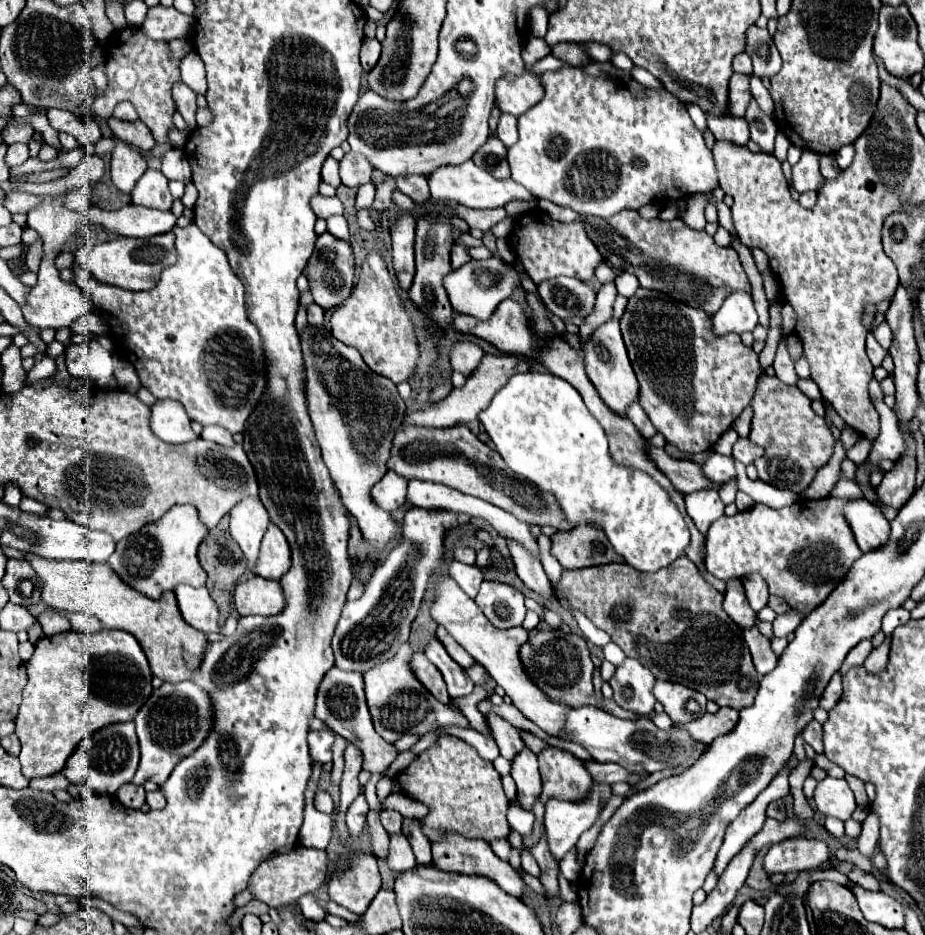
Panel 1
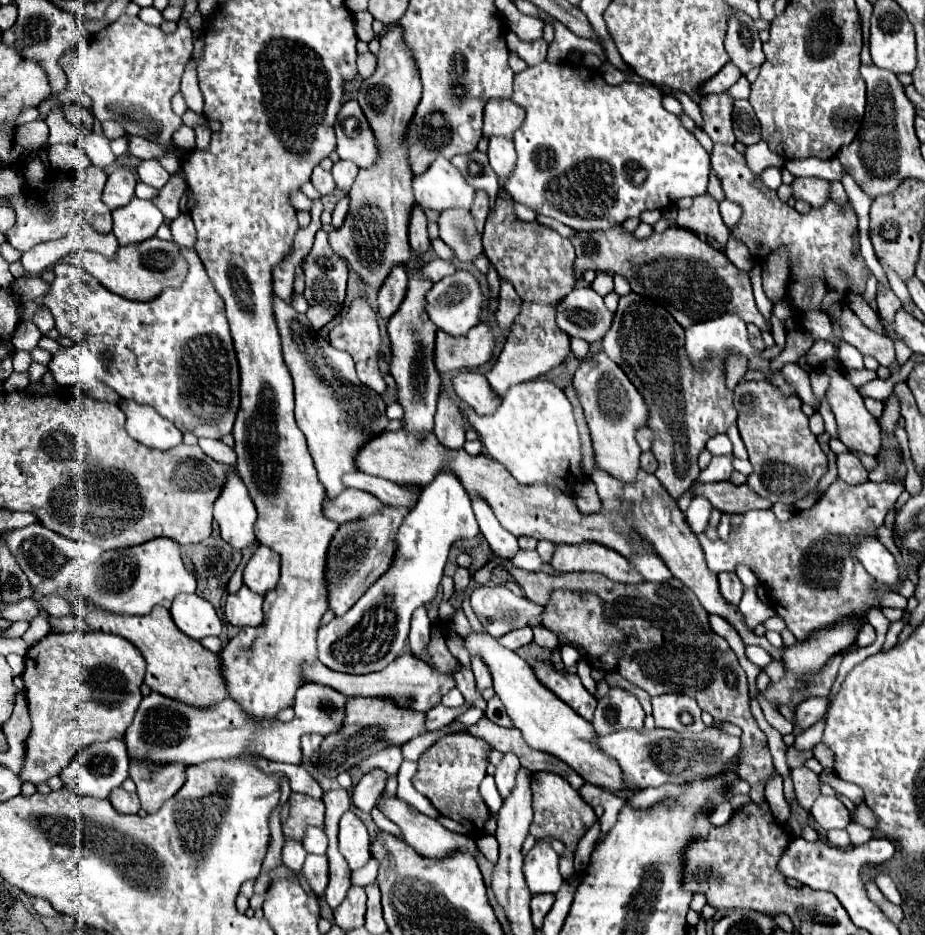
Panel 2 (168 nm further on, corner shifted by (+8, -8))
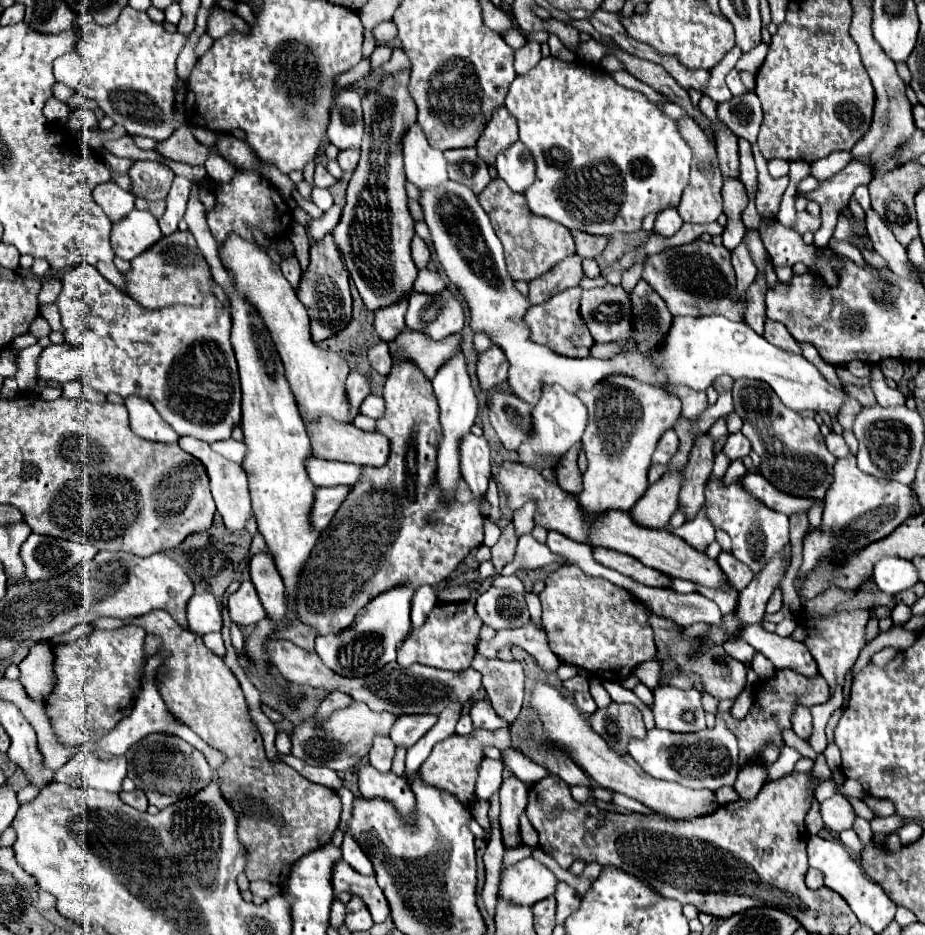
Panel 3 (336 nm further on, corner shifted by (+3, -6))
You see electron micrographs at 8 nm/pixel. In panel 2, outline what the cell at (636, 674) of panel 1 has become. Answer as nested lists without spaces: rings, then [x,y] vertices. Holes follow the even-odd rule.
[[[611,686],[609,694],[603,696],[597,704],[593,728],[597,734],[609,734],[609,730],[619,728],[643,728],[645,712],[635,694],[625,688]]]

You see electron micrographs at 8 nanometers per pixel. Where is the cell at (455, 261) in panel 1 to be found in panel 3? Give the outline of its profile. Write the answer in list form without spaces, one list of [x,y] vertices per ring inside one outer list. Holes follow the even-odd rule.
[[[420,270],[418,272],[418,278],[414,282],[414,290],[416,292],[422,292],[422,294],[432,294],[432,296],[438,296],[442,290],[444,290],[444,280],[442,276],[436,272],[436,270]]]

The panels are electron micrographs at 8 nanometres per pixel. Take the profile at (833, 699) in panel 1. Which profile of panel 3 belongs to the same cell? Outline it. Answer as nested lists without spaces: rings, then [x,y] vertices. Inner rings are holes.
[[[798,706],[798,708],[794,710],[792,730],[794,730],[796,736],[800,736],[802,740],[808,740],[808,738],[810,738],[810,732],[812,732],[812,716],[810,716],[810,710],[808,710],[808,708]]]

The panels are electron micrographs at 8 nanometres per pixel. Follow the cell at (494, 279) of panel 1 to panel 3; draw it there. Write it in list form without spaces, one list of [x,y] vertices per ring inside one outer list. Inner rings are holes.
[[[448,290],[440,296],[412,292],[408,298],[406,328],[422,332],[432,340],[458,334],[464,328],[464,306]]]

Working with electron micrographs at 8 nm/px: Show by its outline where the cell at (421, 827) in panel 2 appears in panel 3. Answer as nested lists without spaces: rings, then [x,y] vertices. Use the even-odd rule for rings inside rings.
[[[362,764],[358,768],[358,788],[364,798],[382,796],[398,808],[402,814],[410,814],[414,810],[414,794],[406,782],[406,778],[390,772],[378,772],[372,764]]]

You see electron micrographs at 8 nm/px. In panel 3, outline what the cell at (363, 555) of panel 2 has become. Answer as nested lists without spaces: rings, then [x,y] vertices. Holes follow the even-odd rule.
[[[396,362],[386,378],[382,396],[386,410],[384,416],[376,420],[376,432],[390,440],[388,462],[380,468],[364,466],[362,478],[352,486],[352,492],[340,504],[330,526],[320,532],[320,538],[316,540],[310,558],[298,576],[298,592],[294,596],[298,620],[312,626],[318,636],[346,630],[354,622],[354,616],[386,590],[396,586],[438,586],[484,540],[482,500],[478,500],[470,492],[468,484],[460,480],[454,494],[454,504],[446,504],[446,496],[438,486],[436,456],[442,428],[438,422],[438,402],[430,380],[426,380],[418,368],[410,366],[410,362]]]

